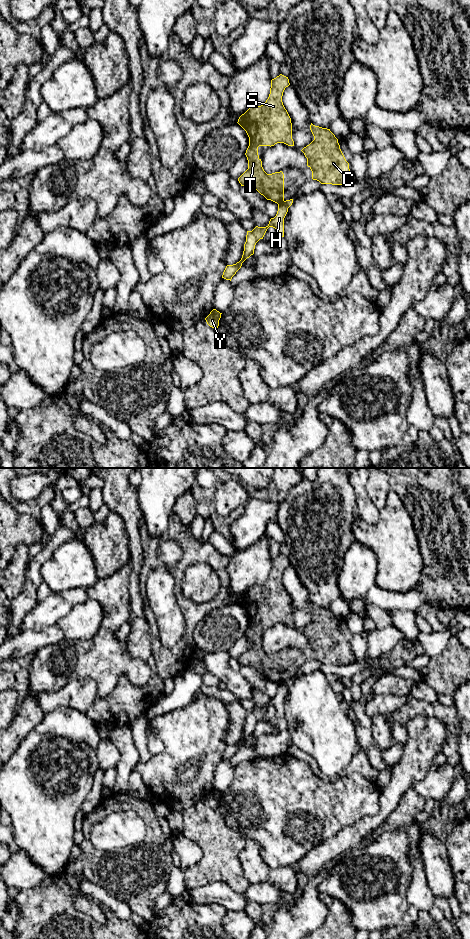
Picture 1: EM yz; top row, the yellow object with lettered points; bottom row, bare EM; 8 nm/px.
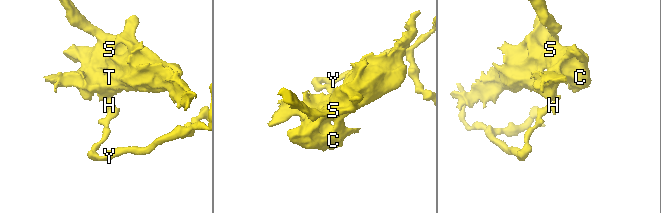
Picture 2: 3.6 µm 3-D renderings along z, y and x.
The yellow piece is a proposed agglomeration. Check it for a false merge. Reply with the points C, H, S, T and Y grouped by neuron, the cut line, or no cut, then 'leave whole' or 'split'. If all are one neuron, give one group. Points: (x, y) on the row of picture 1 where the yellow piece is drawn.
groups C S T / H Y; cut yz (283, 200), (278, 205); split

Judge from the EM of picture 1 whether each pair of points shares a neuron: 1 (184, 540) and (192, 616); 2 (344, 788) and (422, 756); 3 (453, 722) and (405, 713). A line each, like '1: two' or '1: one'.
1: one
2: two
3: one

